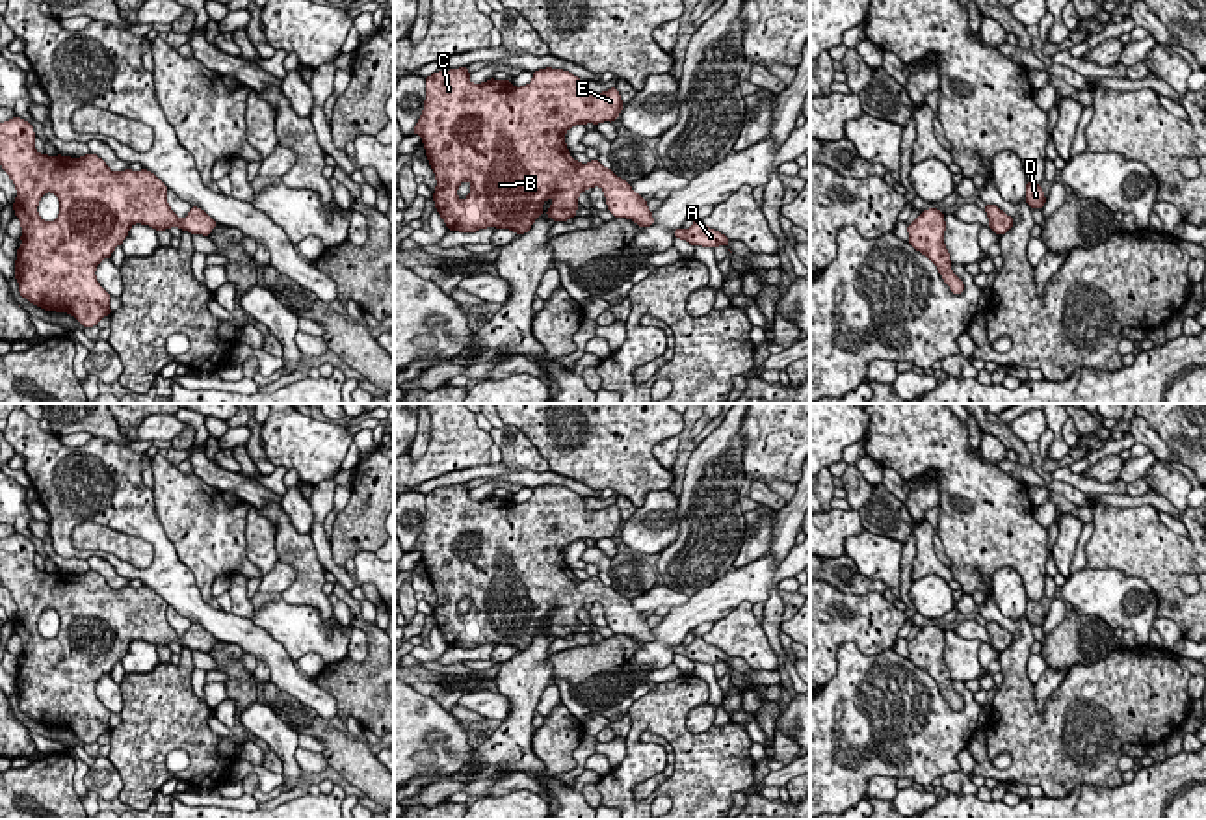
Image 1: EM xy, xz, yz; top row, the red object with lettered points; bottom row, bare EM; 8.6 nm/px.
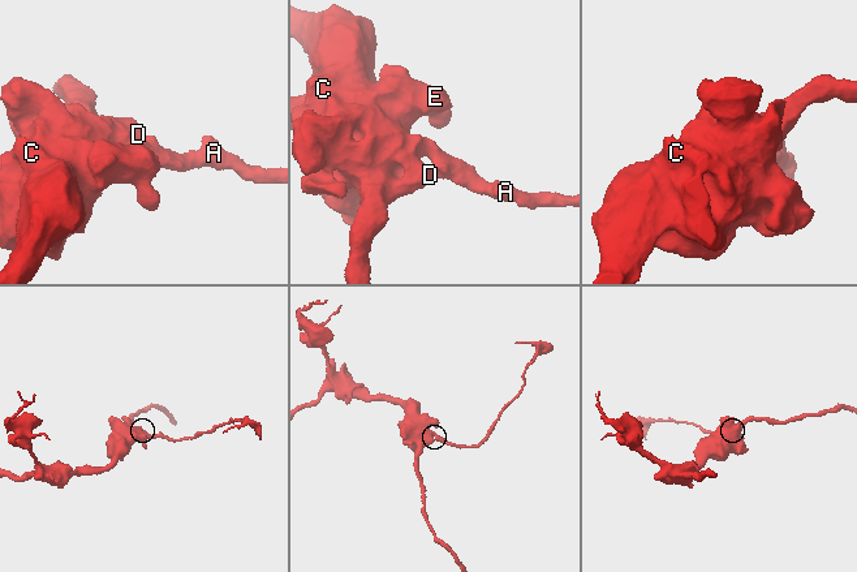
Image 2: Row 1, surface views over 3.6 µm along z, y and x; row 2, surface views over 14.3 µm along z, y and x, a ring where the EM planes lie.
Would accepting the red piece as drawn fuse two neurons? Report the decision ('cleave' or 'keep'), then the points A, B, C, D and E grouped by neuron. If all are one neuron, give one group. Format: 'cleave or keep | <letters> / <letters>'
keep | A B C D E

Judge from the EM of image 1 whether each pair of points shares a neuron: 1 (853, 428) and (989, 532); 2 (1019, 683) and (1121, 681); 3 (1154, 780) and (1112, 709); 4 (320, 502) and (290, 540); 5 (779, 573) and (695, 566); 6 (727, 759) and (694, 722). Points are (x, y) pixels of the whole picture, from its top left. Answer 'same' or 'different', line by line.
1: different
2: same
3: different
4: different
5: different
6: different

